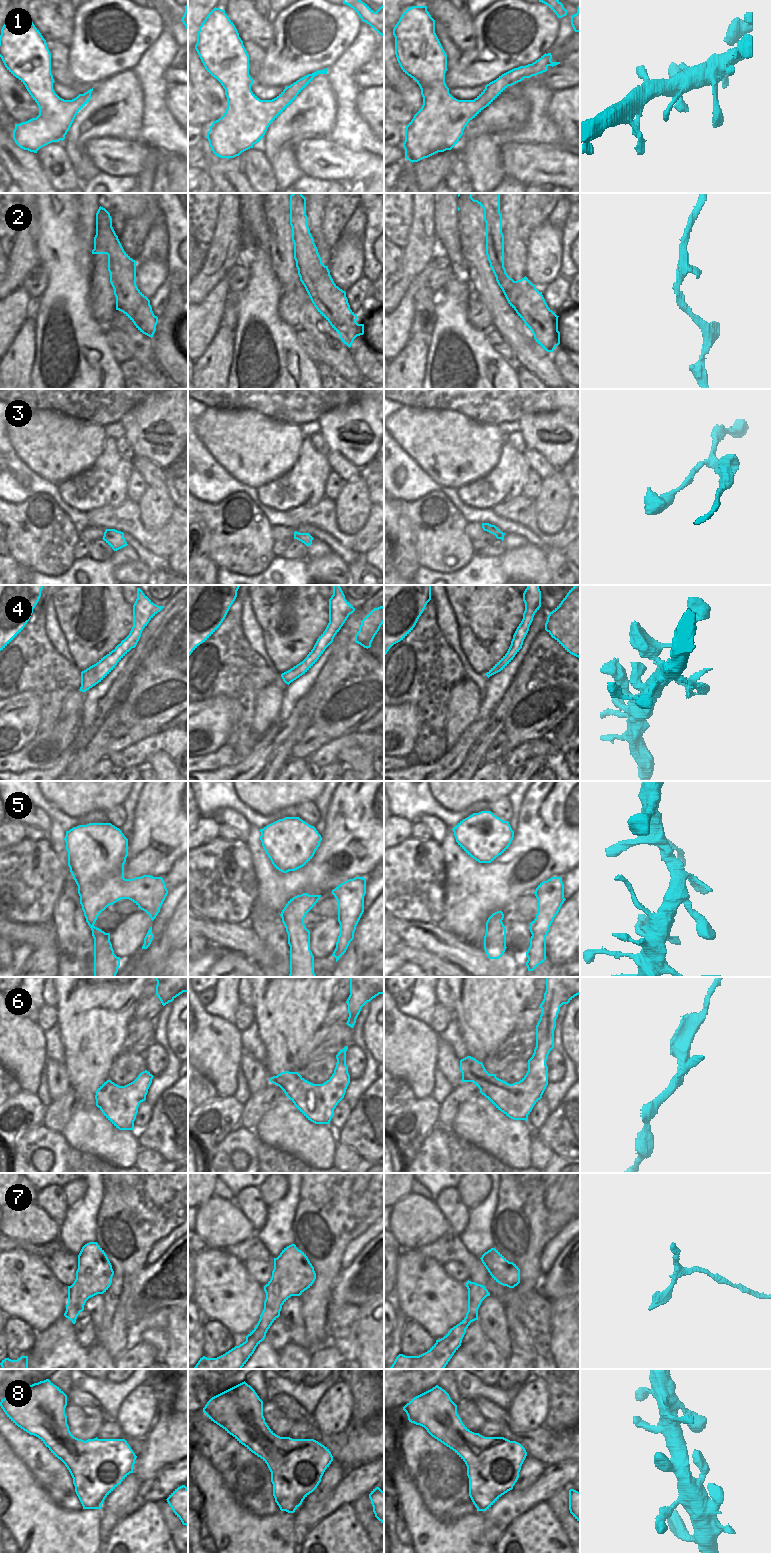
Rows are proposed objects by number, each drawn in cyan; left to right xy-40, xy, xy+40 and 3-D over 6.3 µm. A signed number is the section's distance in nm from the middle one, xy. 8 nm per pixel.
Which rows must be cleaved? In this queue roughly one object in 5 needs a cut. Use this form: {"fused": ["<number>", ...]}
{"fused": []}

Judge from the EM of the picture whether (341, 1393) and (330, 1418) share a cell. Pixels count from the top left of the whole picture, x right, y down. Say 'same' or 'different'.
same

